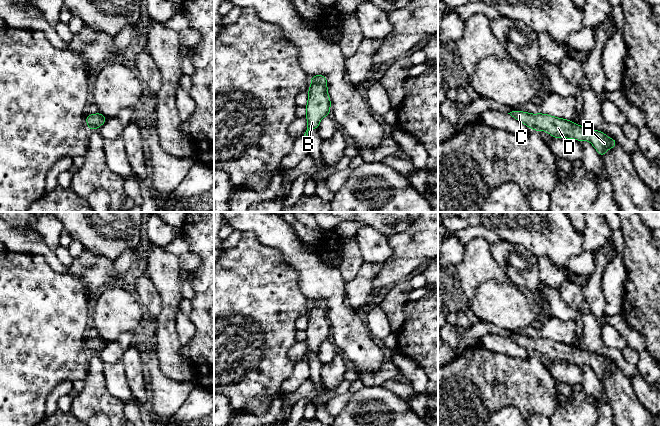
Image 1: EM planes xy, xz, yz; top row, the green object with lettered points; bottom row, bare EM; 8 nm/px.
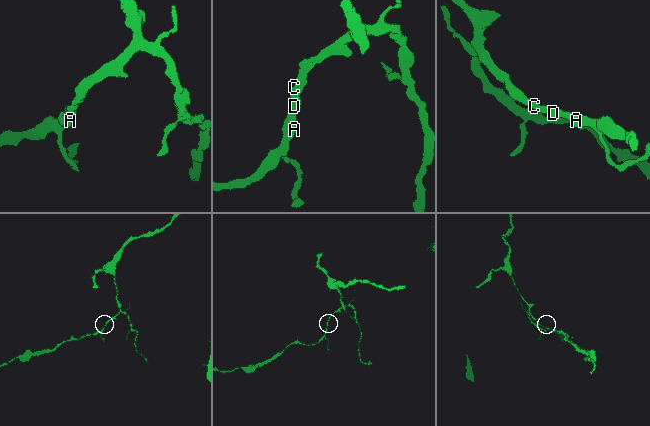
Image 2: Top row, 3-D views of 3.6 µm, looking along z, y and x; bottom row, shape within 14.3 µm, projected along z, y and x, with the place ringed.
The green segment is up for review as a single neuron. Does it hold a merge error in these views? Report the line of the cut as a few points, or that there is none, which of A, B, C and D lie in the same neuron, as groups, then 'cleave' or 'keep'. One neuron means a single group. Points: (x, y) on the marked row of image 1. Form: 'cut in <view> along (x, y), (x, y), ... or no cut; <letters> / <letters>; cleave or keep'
no cut; A B C D; keep

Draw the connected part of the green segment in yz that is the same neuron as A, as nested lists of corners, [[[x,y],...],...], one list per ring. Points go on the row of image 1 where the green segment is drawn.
[[[512,111],[508,114],[519,122],[525,124],[530,129],[535,131],[545,131],[553,138],[589,141],[601,157],[603,157],[609,149],[612,149],[617,145],[616,139],[609,138],[602,131],[579,126],[571,120],[543,113],[532,114],[523,111]]]

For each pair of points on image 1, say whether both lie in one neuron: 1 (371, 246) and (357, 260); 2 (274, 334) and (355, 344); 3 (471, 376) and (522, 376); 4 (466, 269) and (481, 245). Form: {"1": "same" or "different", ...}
{"1": "different", "2": "different", "3": "same", "4": "same"}

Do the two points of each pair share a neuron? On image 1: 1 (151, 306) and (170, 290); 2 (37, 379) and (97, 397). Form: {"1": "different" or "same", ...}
{"1": "different", "2": "different"}

